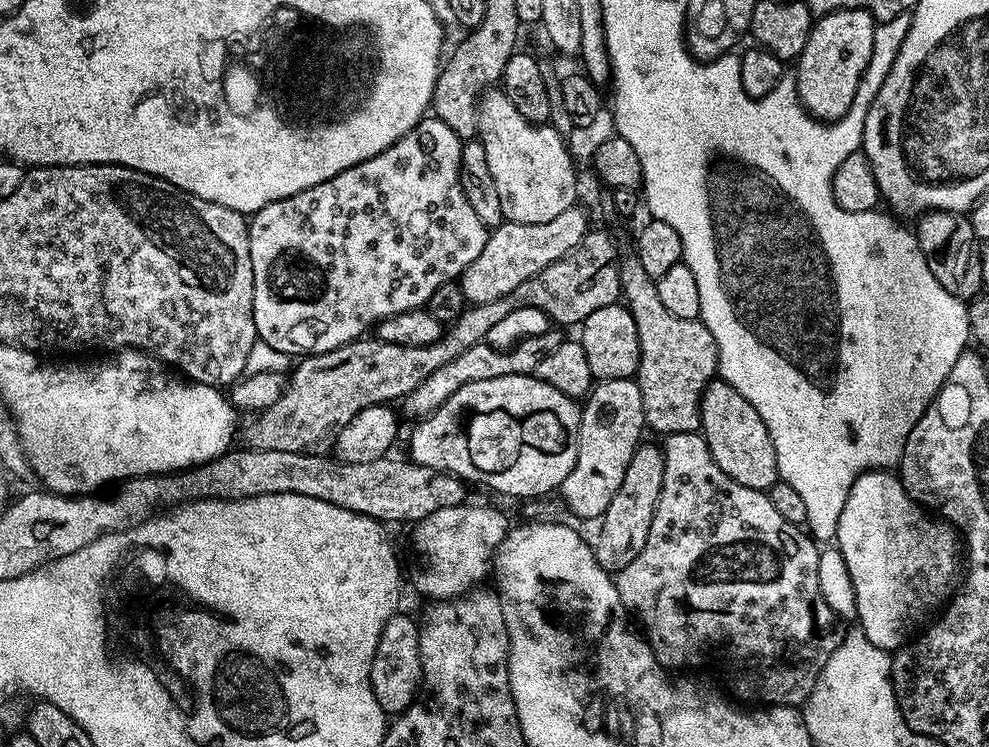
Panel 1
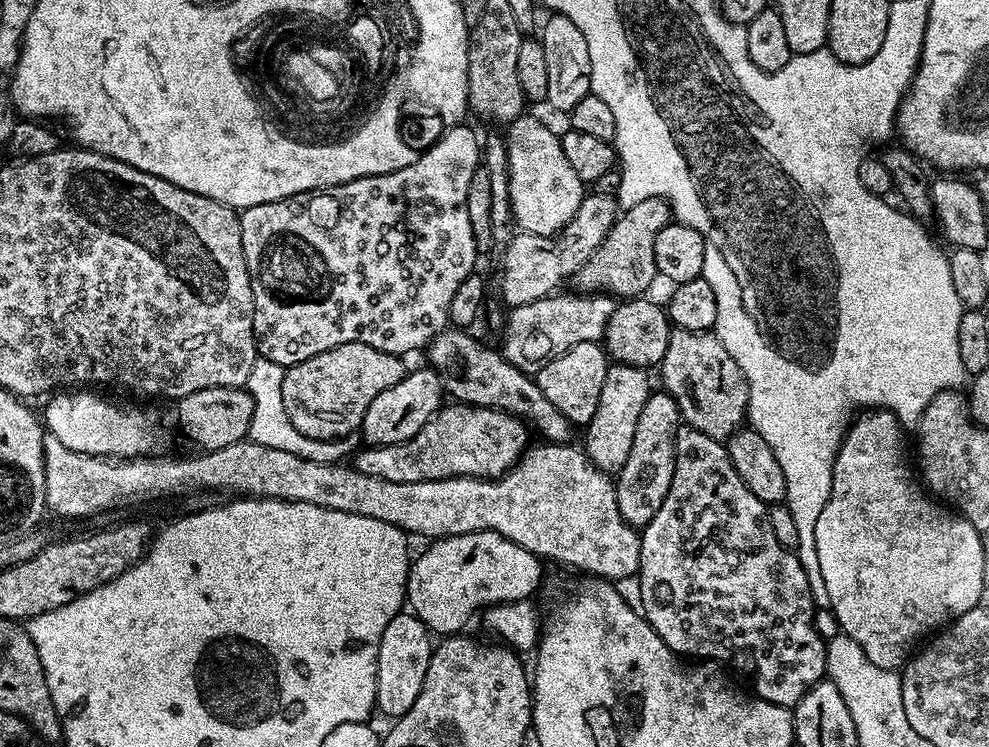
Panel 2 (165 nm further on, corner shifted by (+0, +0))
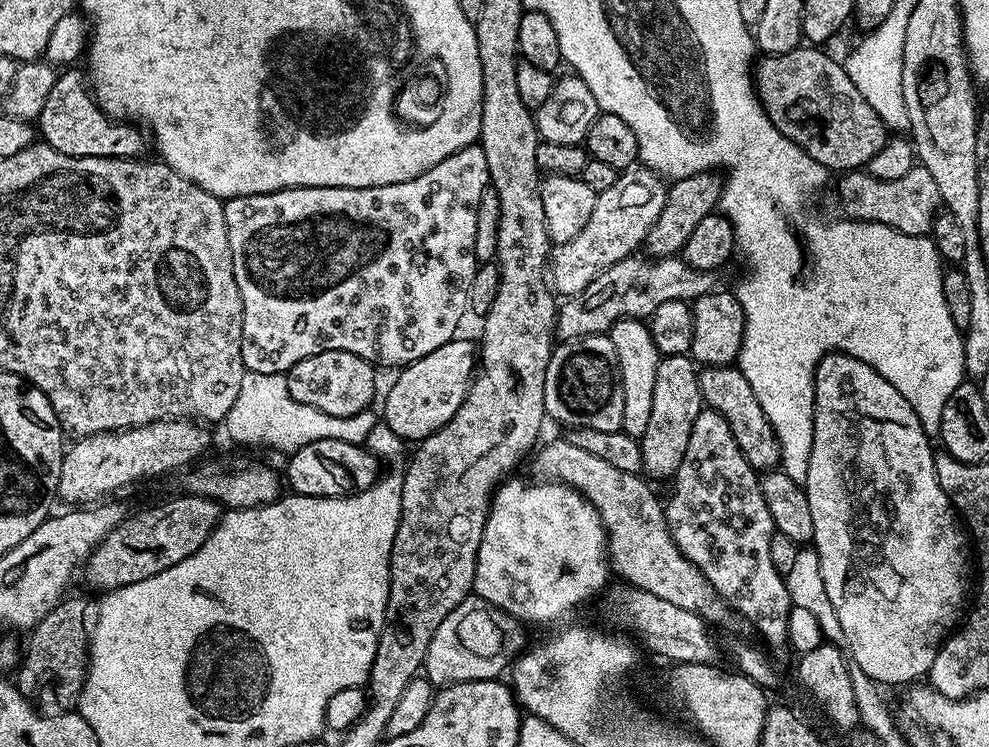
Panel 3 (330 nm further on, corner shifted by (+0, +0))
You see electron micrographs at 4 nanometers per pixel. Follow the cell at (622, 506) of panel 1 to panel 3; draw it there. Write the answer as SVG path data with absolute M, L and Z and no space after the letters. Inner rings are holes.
M691 355L665 356L654 378L654 403L650 410L650 423L646 434L639 436L642 450L642 472L653 481L675 477L686 446L690 443L690 430L694 430L694 418L705 407L700 393L700 372ZM653 476L653 477L652 477ZM656 479L656 480L655 480Z

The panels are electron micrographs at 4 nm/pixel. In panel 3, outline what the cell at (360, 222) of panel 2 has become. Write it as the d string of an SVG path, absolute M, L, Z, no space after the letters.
M475 143L450 154L450 158L442 158L438 166L426 170L426 174L418 174L418 178L410 178L410 182L394 182L373 188L283 188L270 194L225 200L224 213L234 266L234 282L238 282L244 307L242 362L245 369L258 374L286 374L294 365L302 362L302 358L322 354L326 350L346 350L350 354L358 354L358 358L366 358L373 366L385 364L395 369L397 366L413 364L418 358L426 358L426 354L434 354L438 346L446 346L446 342L457 335L456 327L464 311L467 313L470 308L470 293L478 267L474 254L478 202L482 202L482 194L489 186L486 154L479 143Z

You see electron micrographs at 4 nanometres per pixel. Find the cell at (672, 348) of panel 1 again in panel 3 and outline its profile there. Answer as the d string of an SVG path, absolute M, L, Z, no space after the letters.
M705 367L700 372L700 393L707 407L722 414L722 418L726 418L730 434L734 434L734 442L738 442L742 454L752 468L772 470L779 465L780 443L776 440L776 432L770 426L766 414L762 414L762 406L758 406L758 398L754 398L754 390L750 382L746 382L746 378L740 373L739 367Z

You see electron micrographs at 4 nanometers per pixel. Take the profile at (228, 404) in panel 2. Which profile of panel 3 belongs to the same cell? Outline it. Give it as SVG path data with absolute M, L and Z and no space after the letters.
M173 418L143 424L137 428L123 428L120 432L99 432L93 436L79 437L76 444L69 443L64 453L60 481L56 487L56 496L64 499L68 506L88 506L93 502L103 501L111 492L126 484L132 484L143 476L160 476L163 472L172 472L175 468L187 469L212 444L212 436L203 423Z

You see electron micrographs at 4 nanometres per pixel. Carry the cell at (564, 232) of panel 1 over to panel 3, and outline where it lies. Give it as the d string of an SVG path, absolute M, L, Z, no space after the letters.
M633 166L617 175L614 186L596 193L594 211L590 222L570 242L555 245L550 253L550 284L561 297L576 296L598 274L610 266L622 262L633 255L636 248L647 241L650 226L662 214L662 206L668 197L665 181L655 172L643 166Z

